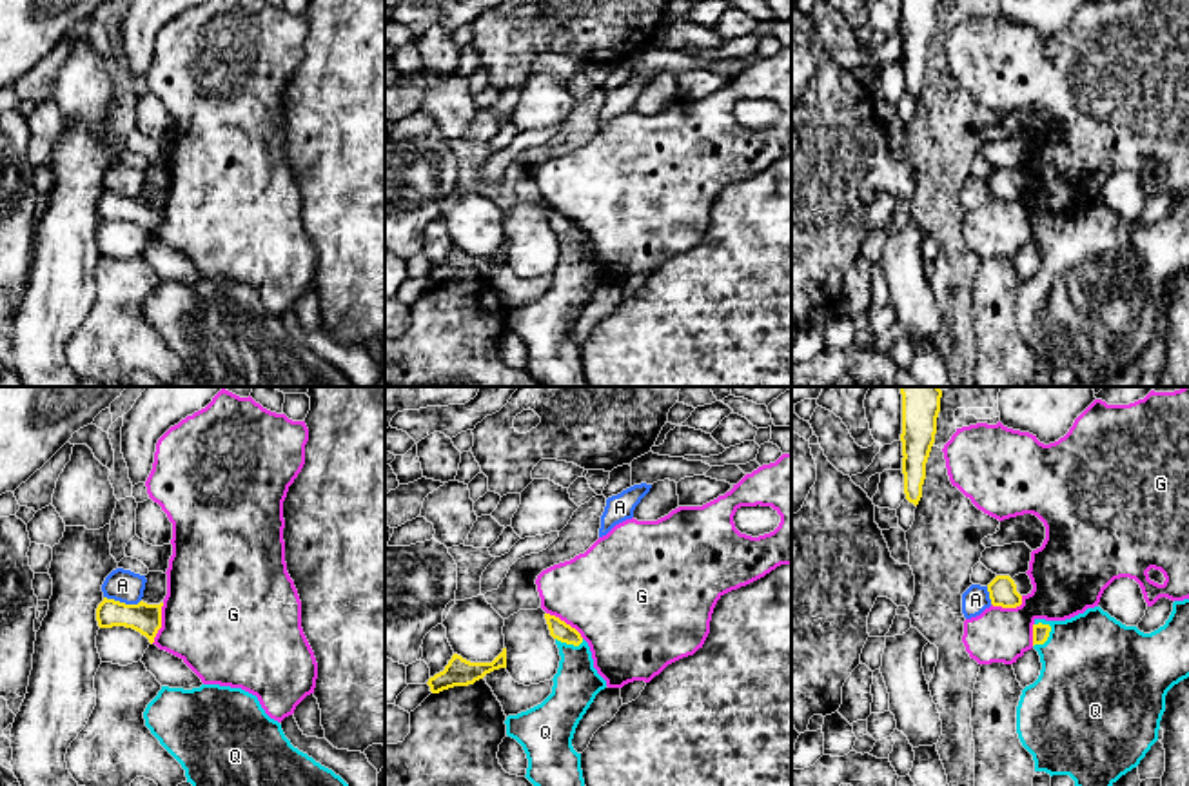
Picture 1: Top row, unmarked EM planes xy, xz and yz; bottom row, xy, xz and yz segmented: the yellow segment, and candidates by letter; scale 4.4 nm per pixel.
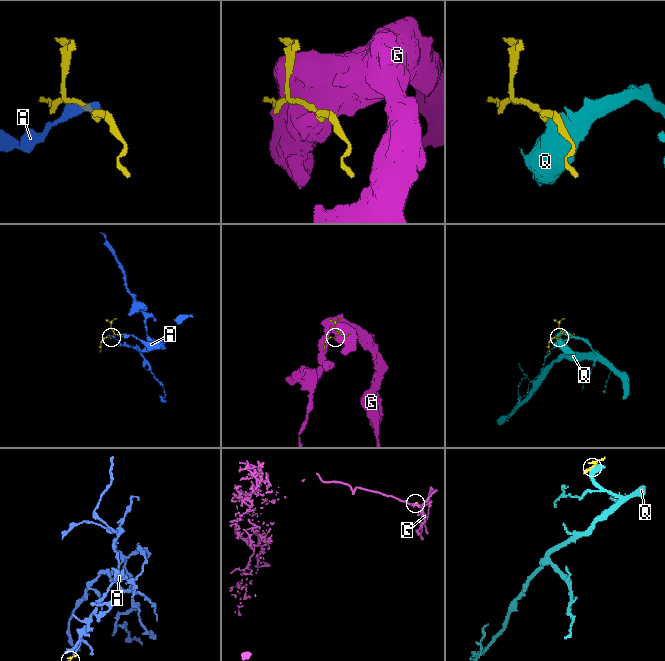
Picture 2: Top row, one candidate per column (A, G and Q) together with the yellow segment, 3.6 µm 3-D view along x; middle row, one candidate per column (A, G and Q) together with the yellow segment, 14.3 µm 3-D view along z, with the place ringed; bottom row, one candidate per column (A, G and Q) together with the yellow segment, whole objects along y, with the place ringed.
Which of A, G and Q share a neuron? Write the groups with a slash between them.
A / G / Q

